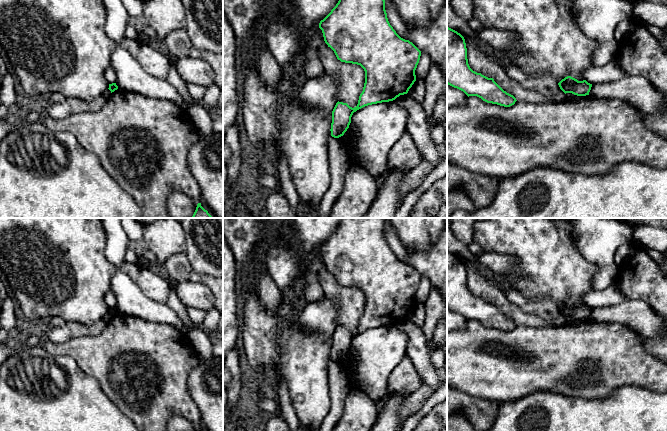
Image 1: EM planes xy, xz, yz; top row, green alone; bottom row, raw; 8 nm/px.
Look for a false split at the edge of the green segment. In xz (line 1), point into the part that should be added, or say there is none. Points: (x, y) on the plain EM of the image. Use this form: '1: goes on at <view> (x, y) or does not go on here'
1: does not go on here

